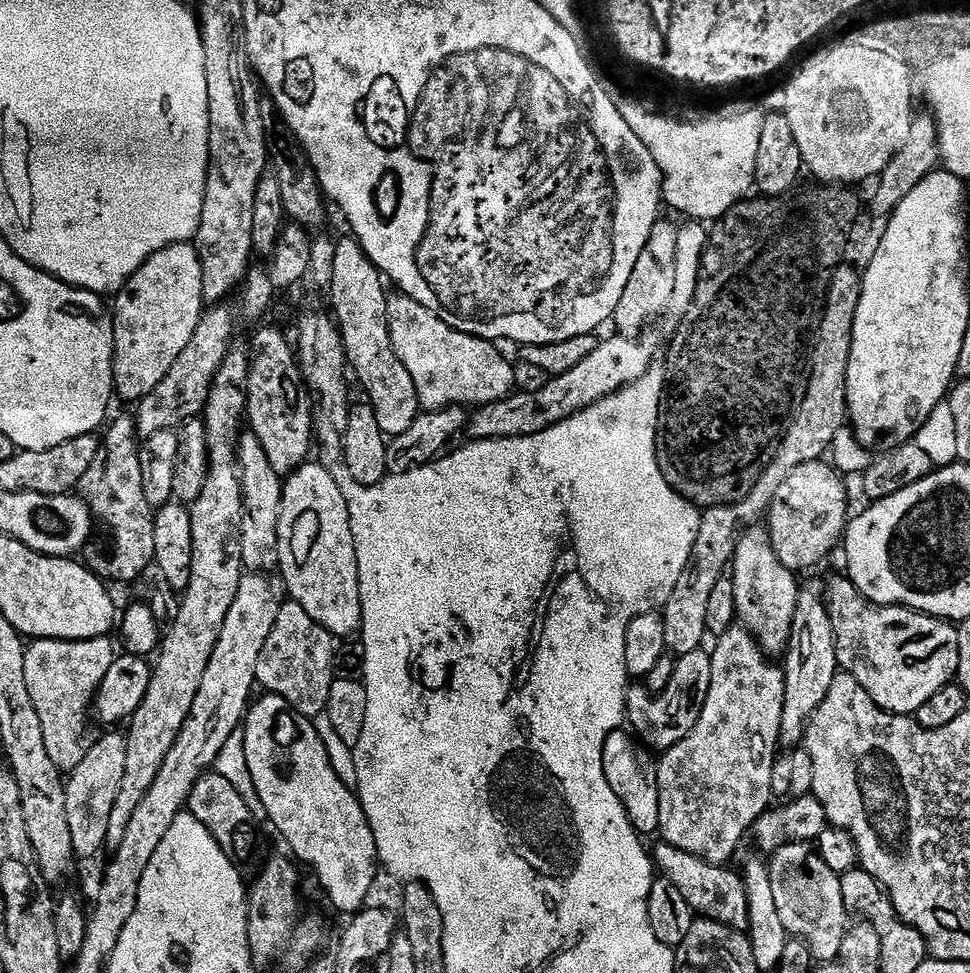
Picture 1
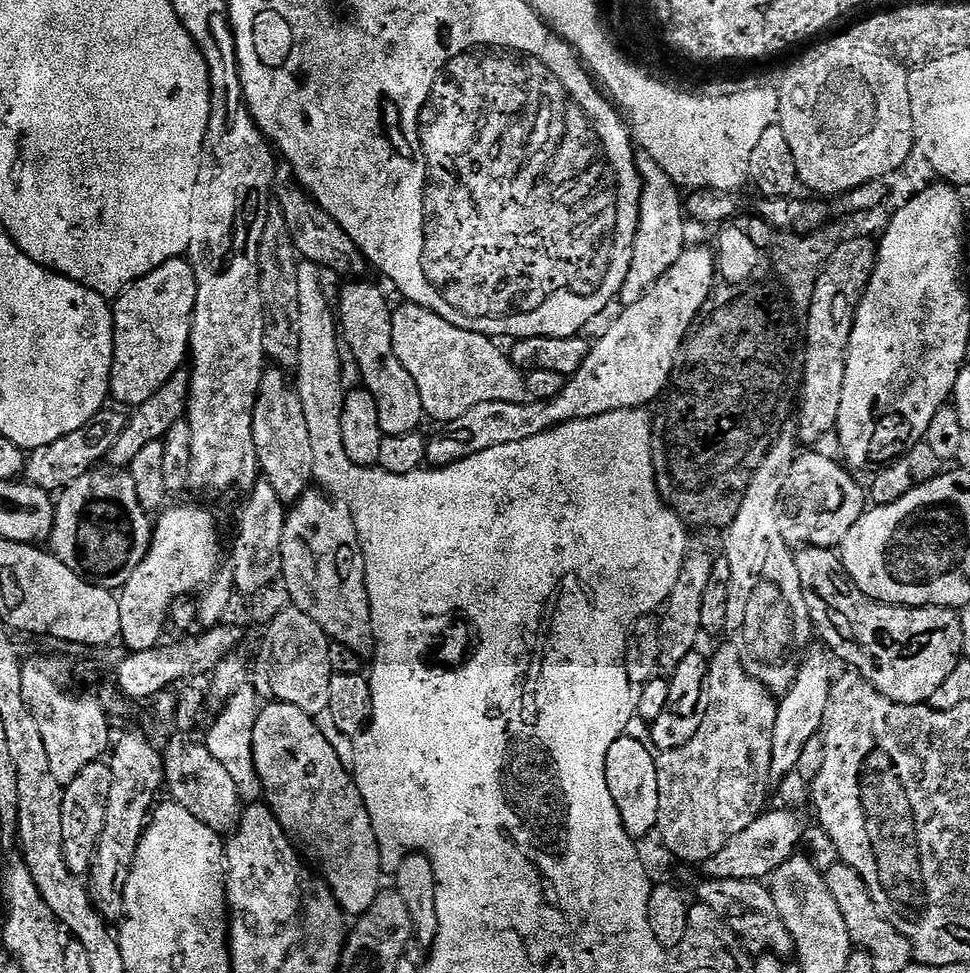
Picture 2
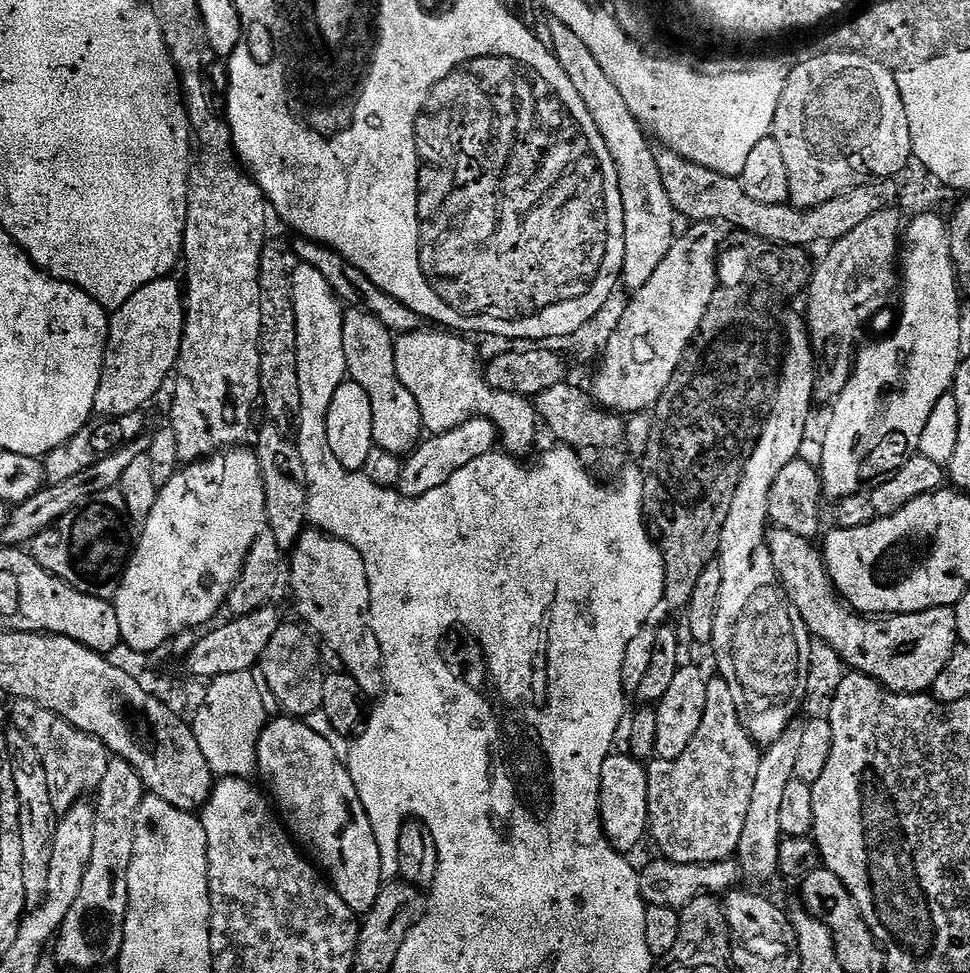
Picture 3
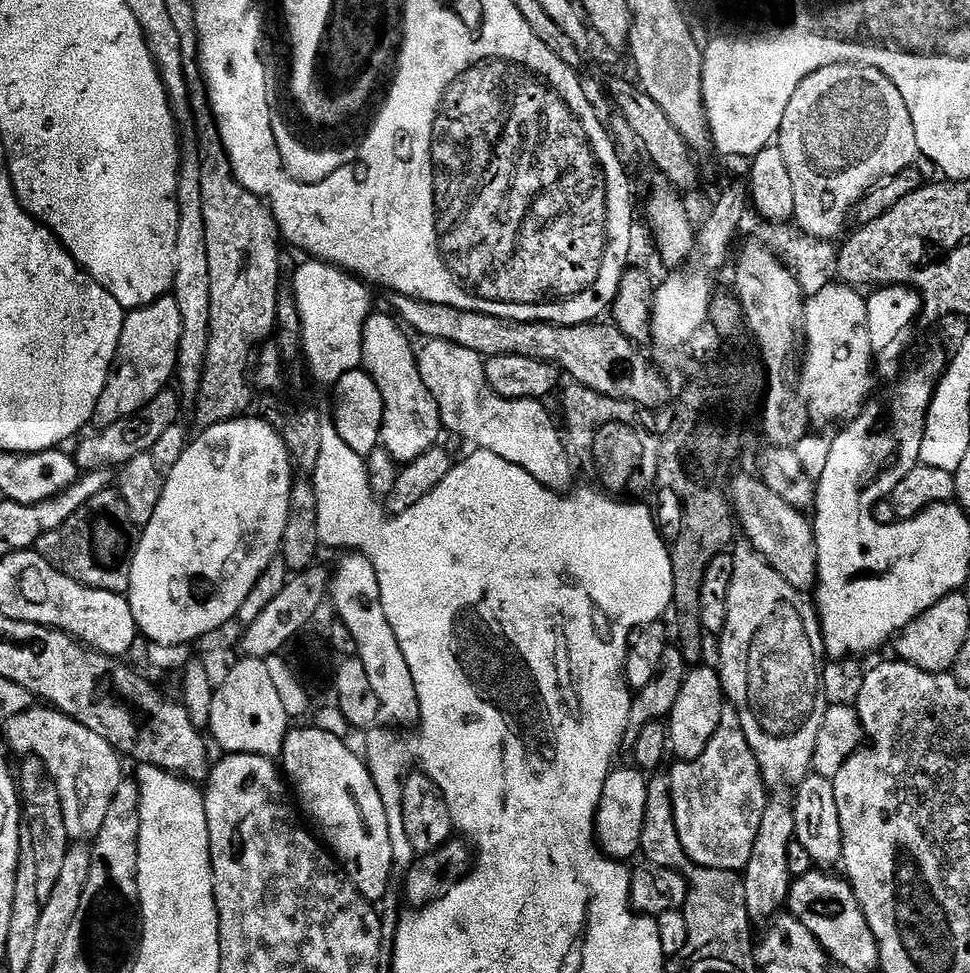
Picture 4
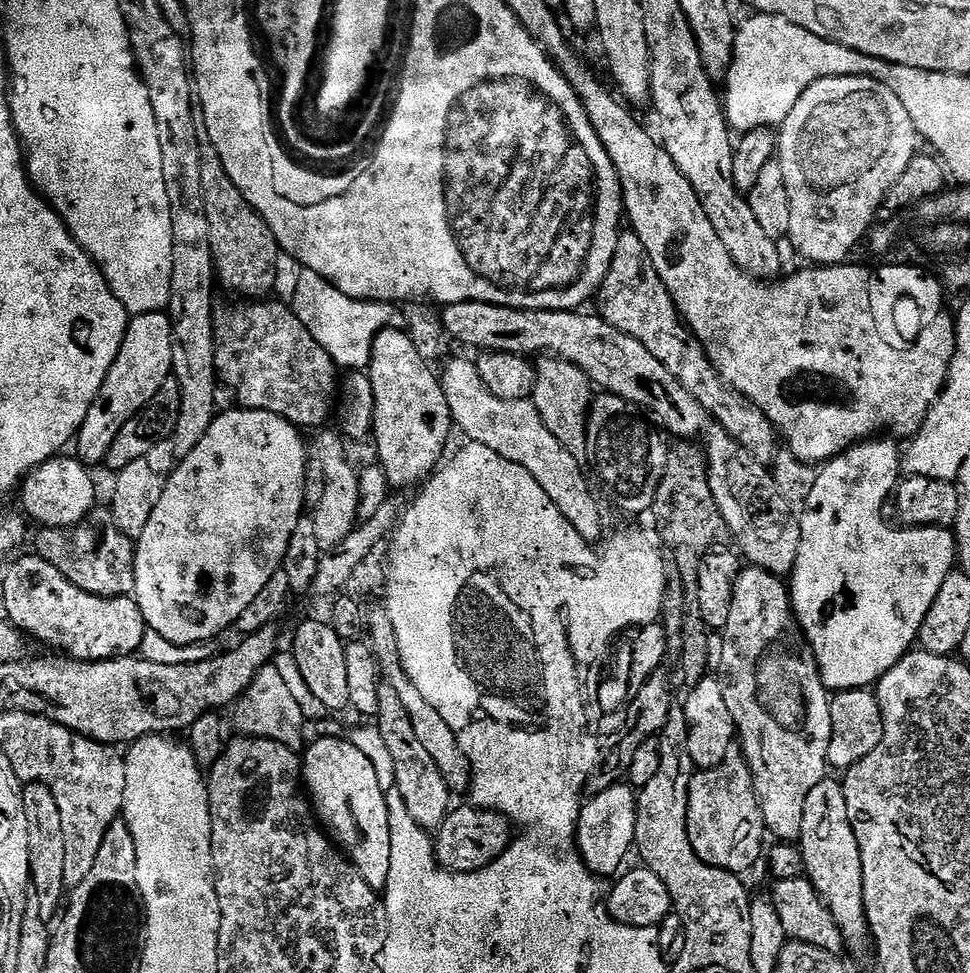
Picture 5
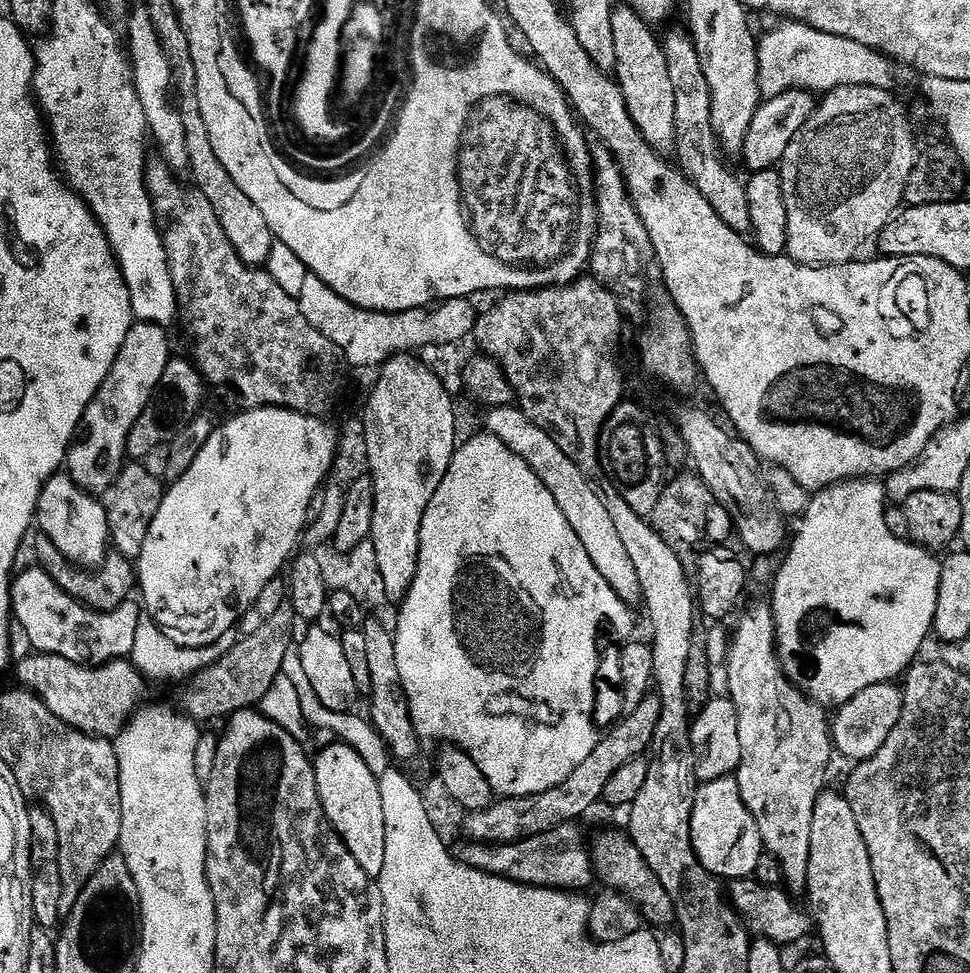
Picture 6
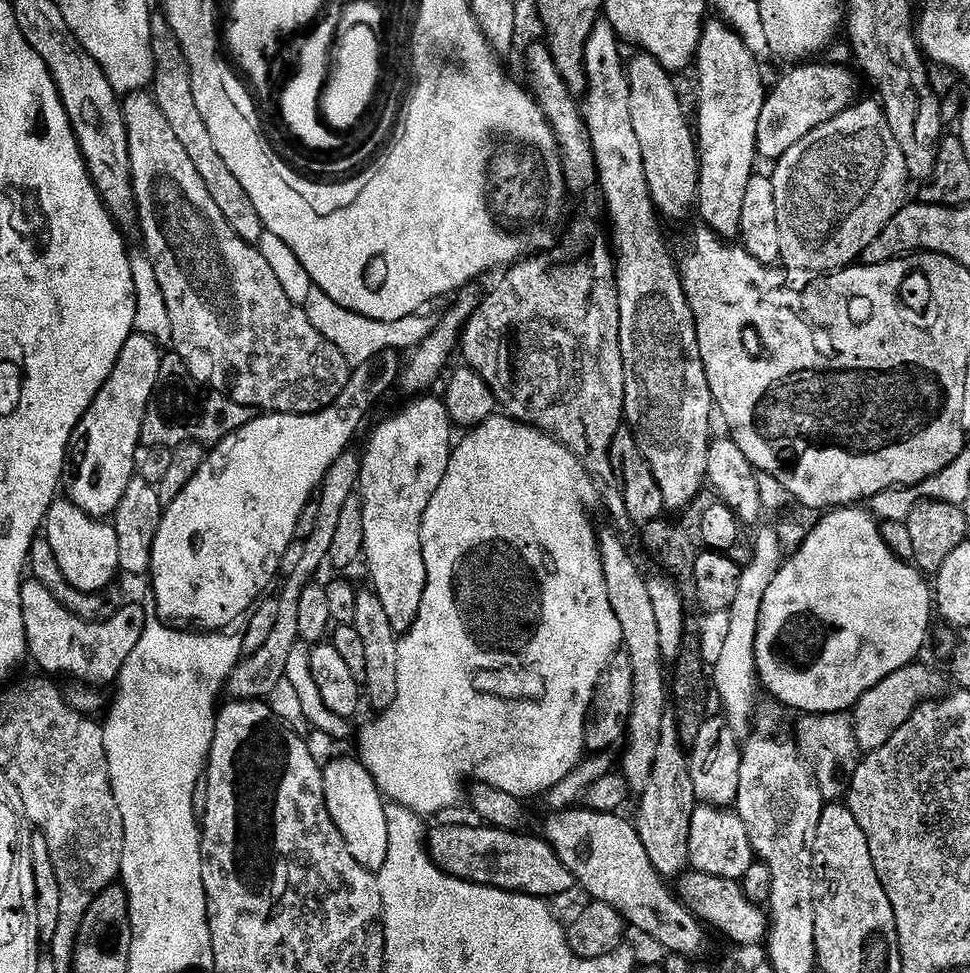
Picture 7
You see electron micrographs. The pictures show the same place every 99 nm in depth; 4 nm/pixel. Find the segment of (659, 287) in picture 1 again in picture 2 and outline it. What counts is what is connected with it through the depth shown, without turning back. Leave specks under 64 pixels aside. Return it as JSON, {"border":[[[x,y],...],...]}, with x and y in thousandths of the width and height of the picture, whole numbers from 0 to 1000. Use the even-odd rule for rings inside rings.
{"border":[[[657,153],[654,166],[661,182],[661,208],[659,236],[655,245],[654,261],[651,263],[651,275],[646,280],[645,290],[639,296],[638,309],[642,313],[658,310],[669,300],[673,293],[692,277],[707,257],[706,230],[707,208],[703,206],[703,195],[685,177],[680,169],[667,155]]]}

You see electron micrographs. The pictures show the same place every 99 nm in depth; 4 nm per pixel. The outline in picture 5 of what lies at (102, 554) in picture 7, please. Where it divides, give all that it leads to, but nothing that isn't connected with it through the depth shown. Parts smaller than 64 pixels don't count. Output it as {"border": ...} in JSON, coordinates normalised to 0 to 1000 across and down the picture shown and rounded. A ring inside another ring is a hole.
{"border":[[[62,467],[54,470],[48,475],[34,481],[25,490],[19,509],[21,509],[22,516],[25,517],[24,529],[30,535],[36,536],[38,534],[38,540],[46,543],[77,543],[93,529],[96,522],[100,521],[99,497],[95,494],[94,487],[91,486],[94,484],[79,470],[72,469],[70,471],[69,469],[68,467]]]}

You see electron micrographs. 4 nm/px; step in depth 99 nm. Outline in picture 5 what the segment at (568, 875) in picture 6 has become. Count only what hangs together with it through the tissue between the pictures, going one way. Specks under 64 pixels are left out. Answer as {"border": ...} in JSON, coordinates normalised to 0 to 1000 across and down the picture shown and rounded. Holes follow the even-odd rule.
{"border":[[[640,804],[606,821],[601,823],[598,846],[594,848],[594,872],[613,900],[634,901],[644,891],[643,883],[654,876],[657,815],[651,806]]]}

